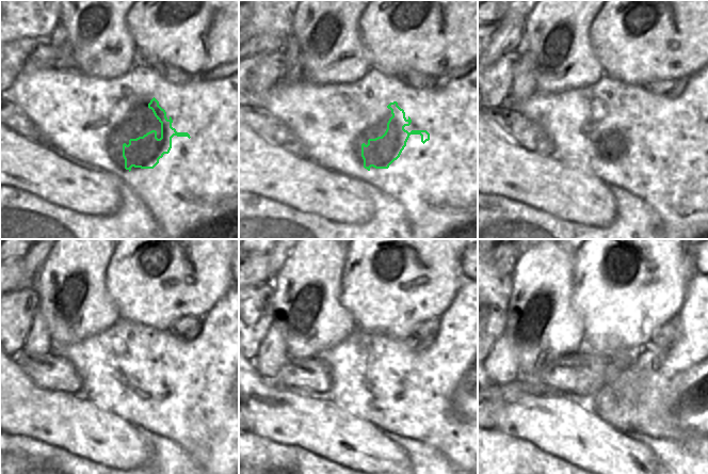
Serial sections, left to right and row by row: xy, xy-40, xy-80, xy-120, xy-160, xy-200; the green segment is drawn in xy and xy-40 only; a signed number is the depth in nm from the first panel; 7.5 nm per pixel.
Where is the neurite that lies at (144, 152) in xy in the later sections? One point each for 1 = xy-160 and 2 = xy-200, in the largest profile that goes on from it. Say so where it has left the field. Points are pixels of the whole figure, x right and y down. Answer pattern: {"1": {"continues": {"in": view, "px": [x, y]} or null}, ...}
{"1": {"continues": {"in": "xy-160", "px": [375, 393]}}, "2": {"continues": {"in": "xy-200", "px": [611, 403]}}}

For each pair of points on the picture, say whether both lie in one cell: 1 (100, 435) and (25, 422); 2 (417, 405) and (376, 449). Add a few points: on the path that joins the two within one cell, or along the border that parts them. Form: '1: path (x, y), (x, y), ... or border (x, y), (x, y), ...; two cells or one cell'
1: path (81, 428), (68, 422), (44, 422); one cell
2: border (365, 419), (381, 430); two cells

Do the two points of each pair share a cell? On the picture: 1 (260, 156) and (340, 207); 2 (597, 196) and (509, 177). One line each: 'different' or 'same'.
1: same
2: same

